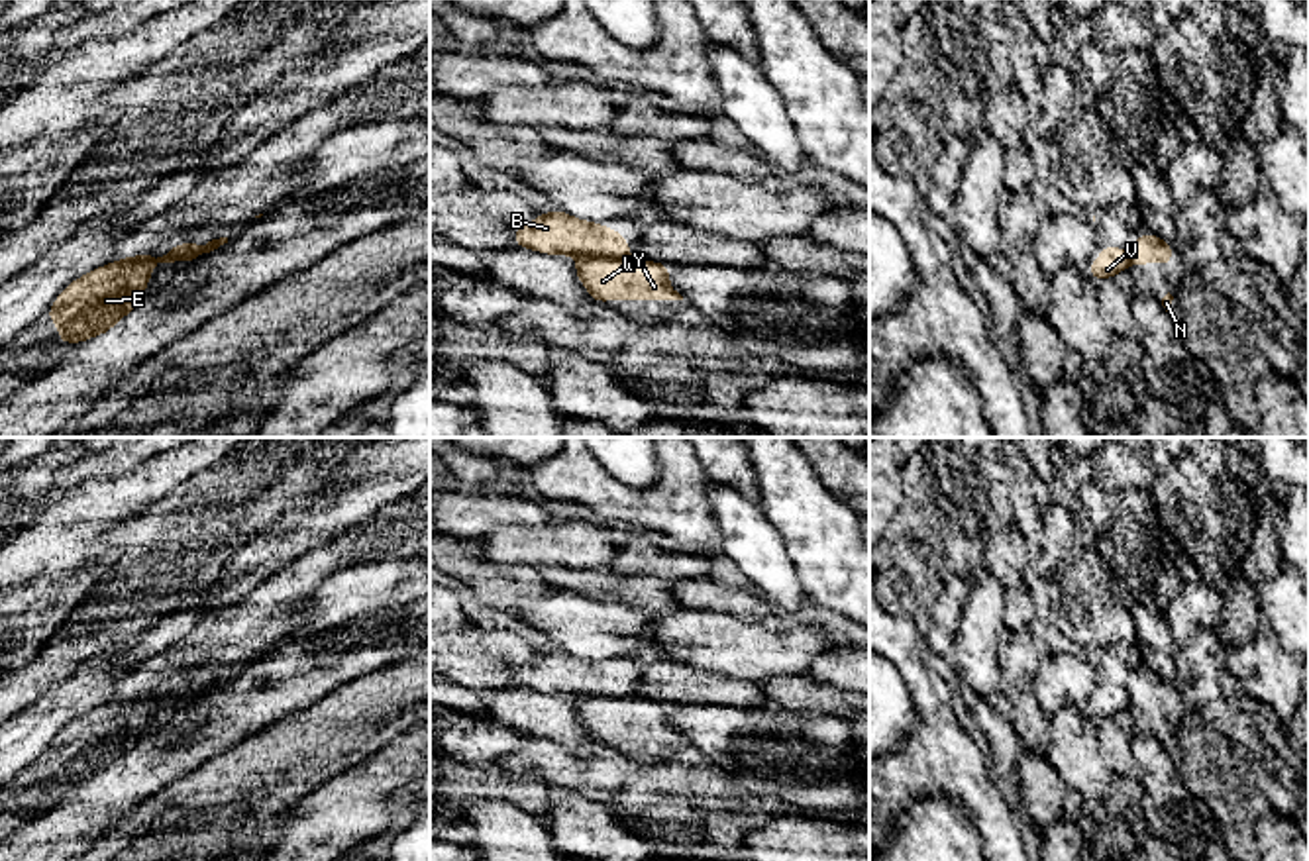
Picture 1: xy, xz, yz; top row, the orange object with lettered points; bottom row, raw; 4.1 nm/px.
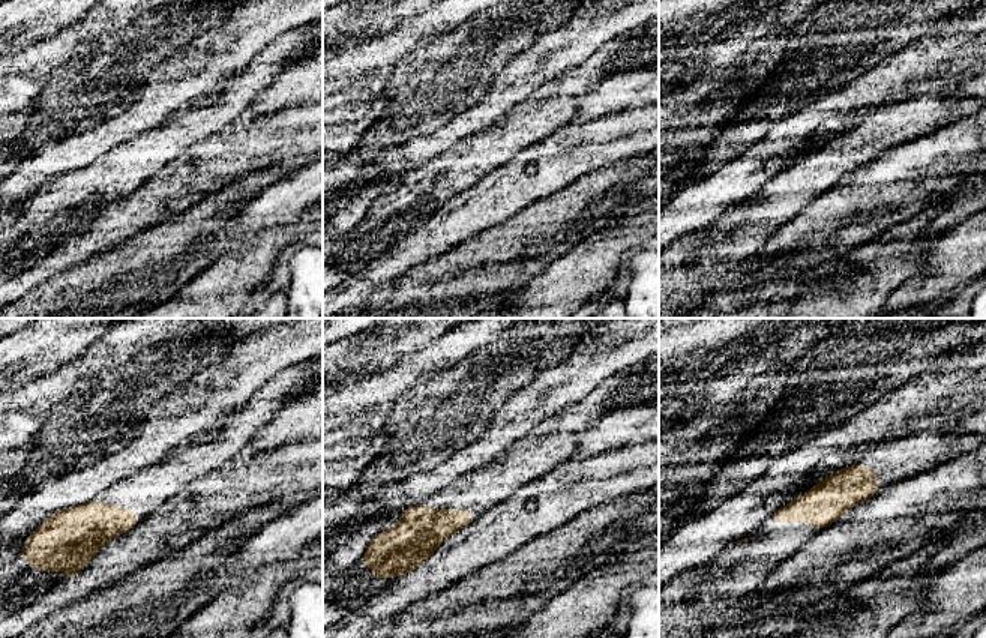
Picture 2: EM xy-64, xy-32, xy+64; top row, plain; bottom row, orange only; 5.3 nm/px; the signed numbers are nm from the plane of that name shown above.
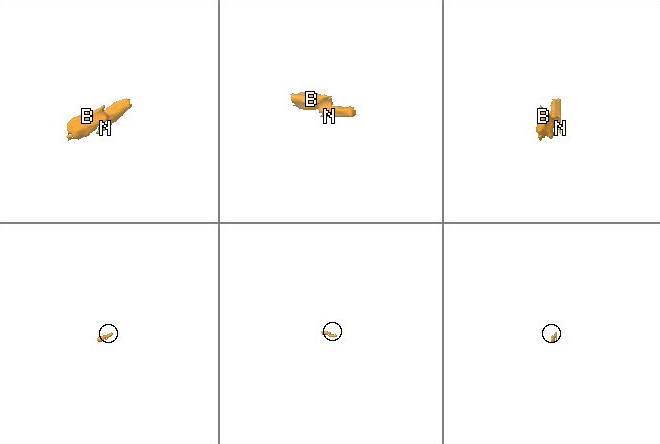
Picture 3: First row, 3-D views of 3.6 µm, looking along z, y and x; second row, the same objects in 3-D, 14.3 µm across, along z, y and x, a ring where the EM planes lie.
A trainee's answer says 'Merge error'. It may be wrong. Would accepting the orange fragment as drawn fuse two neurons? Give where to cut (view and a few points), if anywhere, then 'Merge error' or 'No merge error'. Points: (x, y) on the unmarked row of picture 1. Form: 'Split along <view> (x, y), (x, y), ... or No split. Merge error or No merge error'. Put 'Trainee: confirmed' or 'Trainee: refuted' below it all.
Split along xz (603, 695), (627, 697). Merge error
Trainee: confirmed

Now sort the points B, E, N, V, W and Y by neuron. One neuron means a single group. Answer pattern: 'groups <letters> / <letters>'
groups B E V / N W Y

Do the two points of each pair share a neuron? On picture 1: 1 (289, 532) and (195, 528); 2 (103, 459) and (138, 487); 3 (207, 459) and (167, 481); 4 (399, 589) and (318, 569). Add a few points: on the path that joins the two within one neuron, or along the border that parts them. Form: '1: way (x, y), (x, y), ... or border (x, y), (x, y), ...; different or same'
1: border (305, 503), (289, 506), (269, 528), (242, 544); different
2: border (150, 457), (110, 479); different
3: way (197, 459), (189, 459), (177, 471); same
4: border (348, 563), (309, 595), (305, 608); different

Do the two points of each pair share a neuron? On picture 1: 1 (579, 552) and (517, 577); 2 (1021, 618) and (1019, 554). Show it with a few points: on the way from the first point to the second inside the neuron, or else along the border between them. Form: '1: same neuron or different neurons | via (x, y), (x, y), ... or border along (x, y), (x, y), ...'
1: different neurons | border along (493, 559), (536, 565), (540, 569)
2: same neuron | via (1019, 603), (1013, 569)

